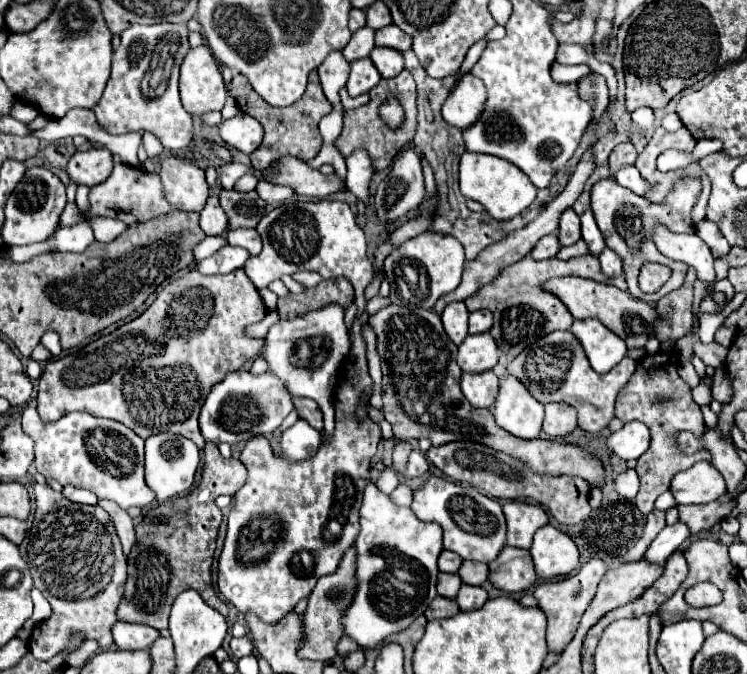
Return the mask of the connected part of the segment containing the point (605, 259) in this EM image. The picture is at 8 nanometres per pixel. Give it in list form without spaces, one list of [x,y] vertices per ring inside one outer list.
[[[605,248],[603,254],[599,254],[599,262],[601,262],[601,272],[607,276],[607,278],[615,278],[615,276],[621,276],[623,274],[623,268],[621,268],[621,258]]]

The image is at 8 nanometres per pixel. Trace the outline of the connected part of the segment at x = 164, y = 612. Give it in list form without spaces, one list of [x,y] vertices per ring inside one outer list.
[[[207,442],[203,448],[203,472],[195,490],[183,496],[175,496],[157,508],[151,508],[141,524],[137,524],[137,542],[129,558],[129,576],[125,584],[125,596],[119,604],[117,618],[123,622],[139,622],[157,630],[167,628],[171,602],[187,588],[193,588],[201,598],[229,616],[229,606],[215,591],[211,577],[211,562],[215,554],[217,530],[223,518],[215,498],[221,494],[235,494],[247,478],[245,466],[237,458],[223,458],[217,444]]]

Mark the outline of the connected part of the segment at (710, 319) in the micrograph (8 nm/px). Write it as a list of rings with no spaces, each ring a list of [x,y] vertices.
[[[725,310],[723,314],[709,314],[709,312],[703,312],[703,314],[701,314],[701,318],[699,318],[699,326],[697,326],[697,328],[699,328],[699,338],[701,338],[703,344],[713,342],[715,332],[717,332],[719,326],[723,324],[727,312],[729,312],[729,310]]]

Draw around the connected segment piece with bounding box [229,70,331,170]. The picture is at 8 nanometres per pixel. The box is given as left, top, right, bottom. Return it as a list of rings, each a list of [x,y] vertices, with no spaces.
[[[313,70],[309,74],[309,84],[307,84],[307,90],[303,94],[303,98],[287,108],[273,108],[269,106],[263,98],[259,98],[259,94],[255,94],[255,90],[251,88],[251,84],[247,82],[245,76],[235,76],[229,84],[229,94],[237,100],[237,106],[257,118],[265,130],[265,138],[261,142],[261,146],[251,154],[251,164],[255,170],[265,170],[273,160],[285,156],[285,154],[291,154],[299,160],[311,160],[319,154],[321,146],[323,146],[323,138],[319,134],[319,120],[331,112],[331,102],[325,98],[323,90],[321,90],[321,84],[319,84],[319,78],[317,78],[317,72]]]

